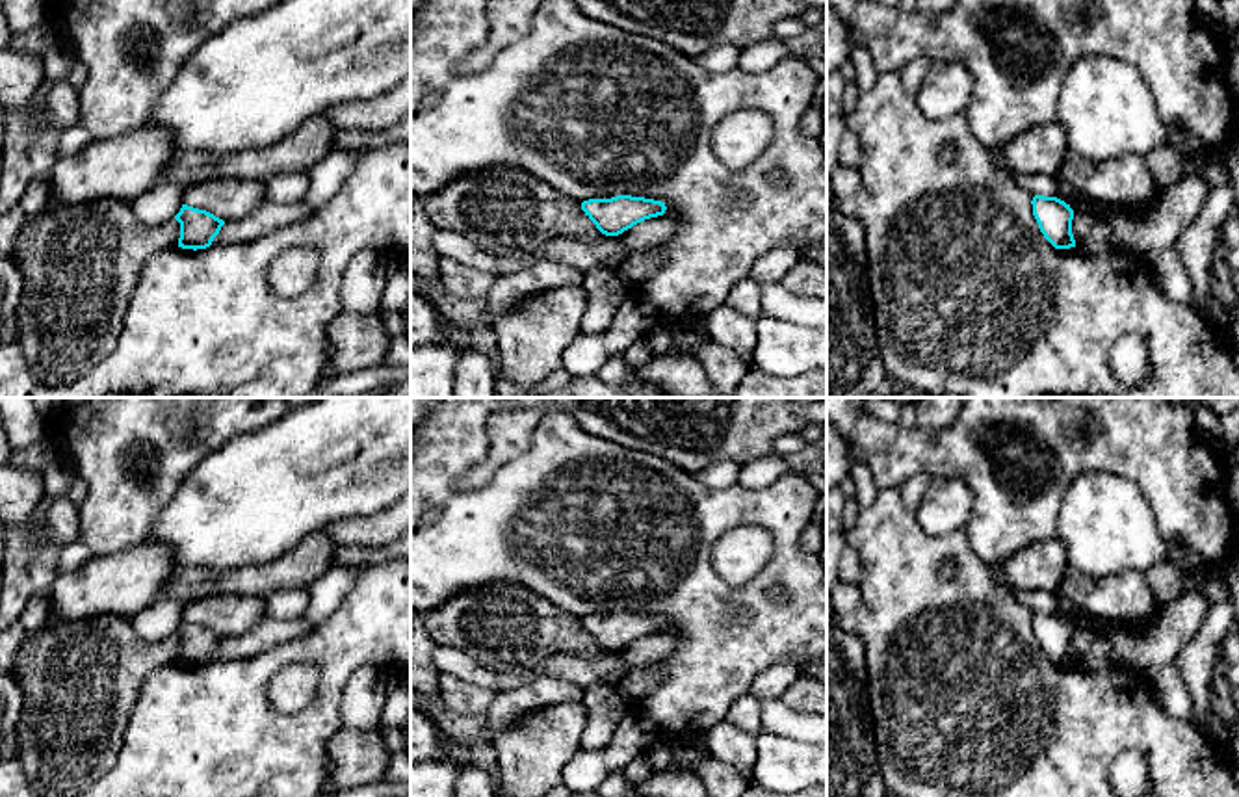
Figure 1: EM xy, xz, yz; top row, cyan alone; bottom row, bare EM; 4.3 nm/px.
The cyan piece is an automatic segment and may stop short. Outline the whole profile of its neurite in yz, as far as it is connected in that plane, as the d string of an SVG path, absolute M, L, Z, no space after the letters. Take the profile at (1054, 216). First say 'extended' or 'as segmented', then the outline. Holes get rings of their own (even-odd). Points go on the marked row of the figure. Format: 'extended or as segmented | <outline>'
as segmented | M1035 195L1031 204L1040 232L1055 249L1076 247L1072 234L1074 210L1070 204L1057 197L1044 195Z

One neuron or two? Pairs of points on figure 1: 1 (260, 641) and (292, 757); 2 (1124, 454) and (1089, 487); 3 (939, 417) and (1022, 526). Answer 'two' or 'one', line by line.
1: two
2: two
3: two

